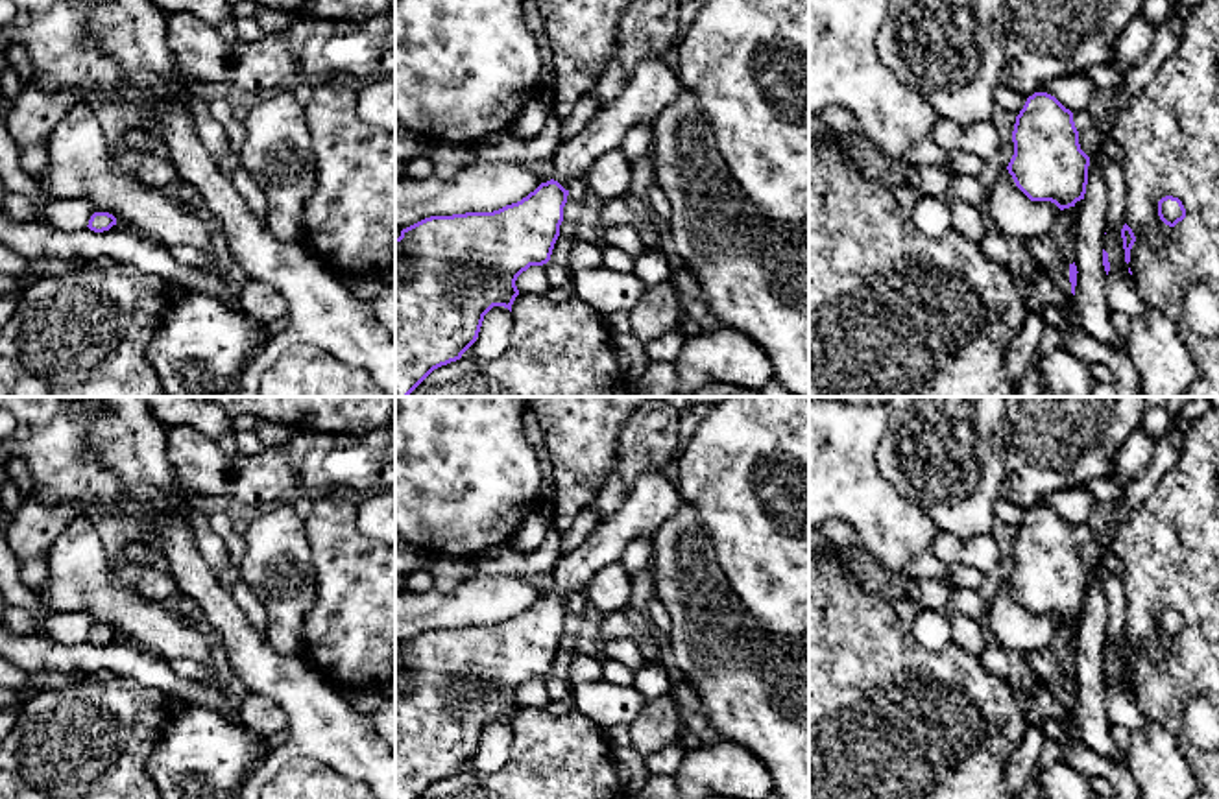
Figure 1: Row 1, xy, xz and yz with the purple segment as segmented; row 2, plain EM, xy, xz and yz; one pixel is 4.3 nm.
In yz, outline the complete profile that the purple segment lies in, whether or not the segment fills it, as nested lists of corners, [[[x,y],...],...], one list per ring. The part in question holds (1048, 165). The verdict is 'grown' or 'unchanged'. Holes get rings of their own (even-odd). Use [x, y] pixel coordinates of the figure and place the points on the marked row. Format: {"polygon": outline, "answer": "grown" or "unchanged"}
{"polygon": [[[1055,96],[1027,98],[1012,142],[1007,170],[1031,201],[1051,201],[1064,210],[1084,199],[1090,157],[1080,149],[1073,113]]], "answer": "unchanged"}

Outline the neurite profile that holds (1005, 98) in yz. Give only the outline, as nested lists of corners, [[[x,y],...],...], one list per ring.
[[[1001,83],[996,87],[996,103],[997,107],[1005,109],[1010,114],[1020,114],[1020,111],[1023,109],[1027,96],[1018,94],[1007,87],[1003,87]]]

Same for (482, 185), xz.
[[[477,159],[451,181],[430,175],[423,181],[395,179],[395,229],[430,216],[493,212],[534,192],[541,179],[525,164]]]

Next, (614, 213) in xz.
[[[610,199],[602,203],[600,223],[604,229],[611,229],[617,225],[634,225],[643,234],[646,233],[635,212],[621,199]]]

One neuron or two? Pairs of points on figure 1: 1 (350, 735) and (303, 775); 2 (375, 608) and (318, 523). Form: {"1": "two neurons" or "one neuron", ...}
{"1": "two neurons", "2": "one neuron"}

